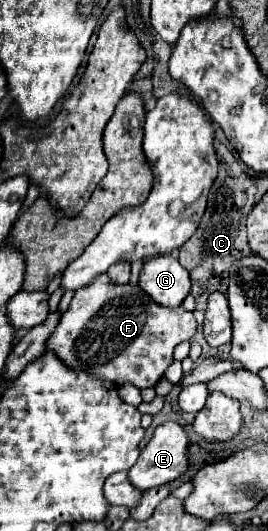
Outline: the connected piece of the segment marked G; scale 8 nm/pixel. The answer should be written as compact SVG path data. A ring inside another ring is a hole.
M175 256L149 258L139 276L139 286L153 298L155 304L165 308L177 308L185 300L191 288L189 272L179 264Z

